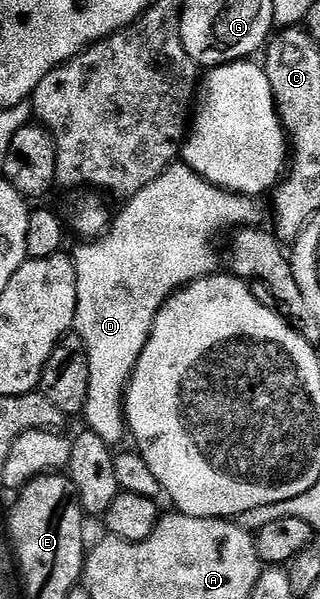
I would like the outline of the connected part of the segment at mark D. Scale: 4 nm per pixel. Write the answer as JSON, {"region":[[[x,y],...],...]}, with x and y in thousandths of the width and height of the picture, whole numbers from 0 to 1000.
{"region":[[[538,274],[522,279],[516,287],[503,287],[503,294],[491,294],[491,301],[478,301],[478,307],[466,307],[453,314],[441,314],[441,321],[428,321],[413,331],[394,332],[381,339],[384,352],[363,356],[350,362],[344,379],[331,391],[316,397],[263,402],[238,414],[228,422],[228,436],[234,441],[234,472],[241,474],[241,501],[234,503],[234,541],[231,549],[253,561],[259,579],[272,583],[272,599],[278,601],[278,661],[266,668],[266,681],[253,693],[256,703],[266,701],[269,716],[288,718],[316,735],[328,735],[334,743],[359,748],[388,730],[400,730],[397,693],[391,689],[391,659],[397,654],[397,639],[409,634],[409,623],[422,618],[428,601],[441,594],[441,588],[466,561],[472,559],[472,543],[484,539],[491,521],[522,506],[525,497],[547,489],[550,484],[584,477],[597,471],[609,471],[619,464],[644,464],[675,456],[672,444],[672,417],[659,412],[659,402],[681,394],[694,384],[719,386],[725,381],[759,381],[775,376],[772,371],[784,364],[784,337],[781,329],[753,324],[722,324],[709,317],[694,317],[675,311],[656,311],[638,297],[619,297],[594,280],[569,274]]]}

